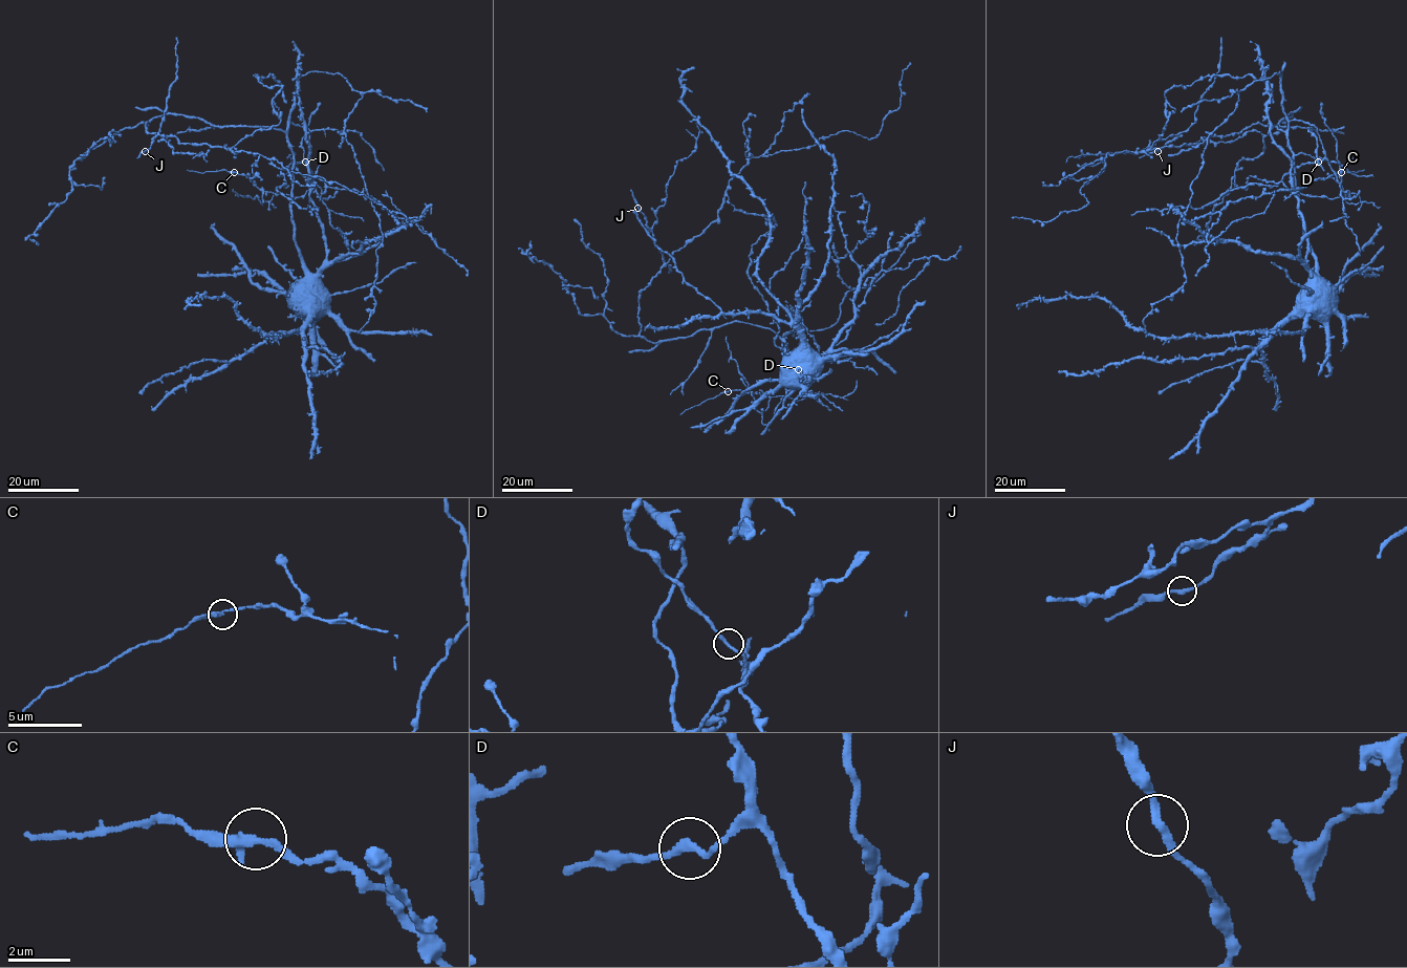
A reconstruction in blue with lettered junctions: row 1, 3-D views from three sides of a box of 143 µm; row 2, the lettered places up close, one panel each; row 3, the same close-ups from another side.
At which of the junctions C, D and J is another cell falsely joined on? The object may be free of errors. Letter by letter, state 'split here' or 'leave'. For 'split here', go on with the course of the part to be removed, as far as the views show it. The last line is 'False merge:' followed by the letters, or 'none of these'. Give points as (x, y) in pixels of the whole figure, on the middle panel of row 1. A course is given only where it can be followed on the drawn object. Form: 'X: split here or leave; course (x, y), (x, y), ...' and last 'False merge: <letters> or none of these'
C: split here; course (728, 392), (687, 409), (680, 415)
D: leave
J: leave
False merge: C

